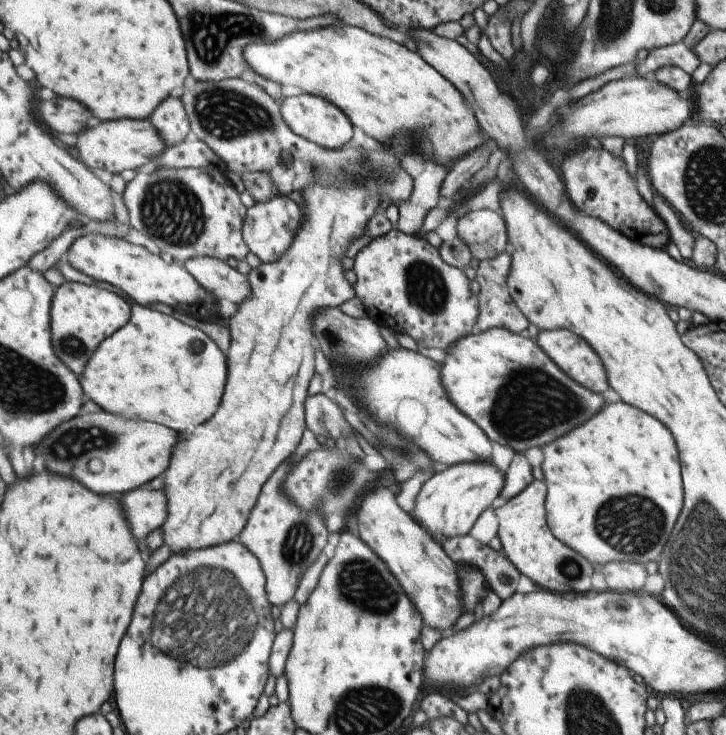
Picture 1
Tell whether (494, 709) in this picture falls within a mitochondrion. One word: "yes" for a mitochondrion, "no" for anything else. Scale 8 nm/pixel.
no

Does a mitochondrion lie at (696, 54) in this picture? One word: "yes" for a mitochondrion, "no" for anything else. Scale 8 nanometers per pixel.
no

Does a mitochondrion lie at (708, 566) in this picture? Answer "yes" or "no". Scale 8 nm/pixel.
yes

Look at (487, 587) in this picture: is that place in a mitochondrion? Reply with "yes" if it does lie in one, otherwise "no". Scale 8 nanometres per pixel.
no

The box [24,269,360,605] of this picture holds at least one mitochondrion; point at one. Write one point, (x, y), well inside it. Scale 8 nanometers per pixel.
(82, 441)

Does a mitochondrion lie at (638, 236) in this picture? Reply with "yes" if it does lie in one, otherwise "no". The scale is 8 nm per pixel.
no

